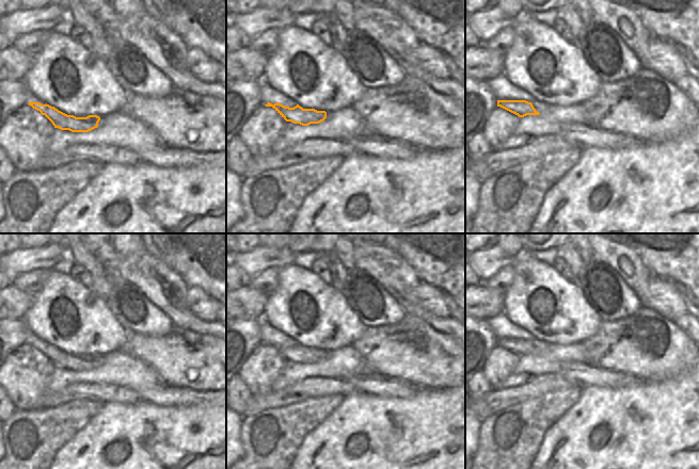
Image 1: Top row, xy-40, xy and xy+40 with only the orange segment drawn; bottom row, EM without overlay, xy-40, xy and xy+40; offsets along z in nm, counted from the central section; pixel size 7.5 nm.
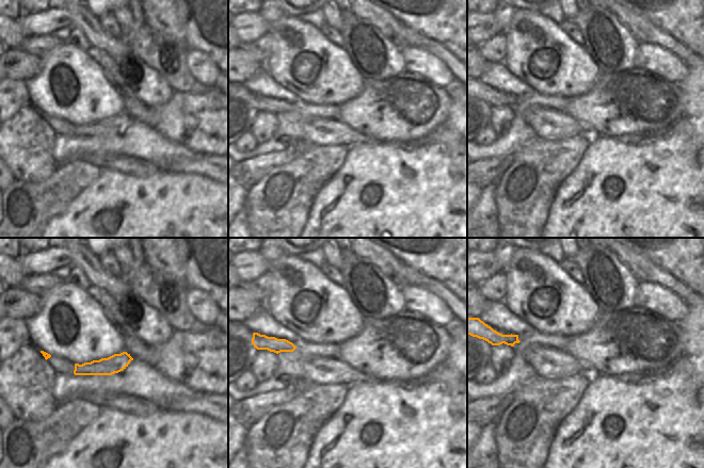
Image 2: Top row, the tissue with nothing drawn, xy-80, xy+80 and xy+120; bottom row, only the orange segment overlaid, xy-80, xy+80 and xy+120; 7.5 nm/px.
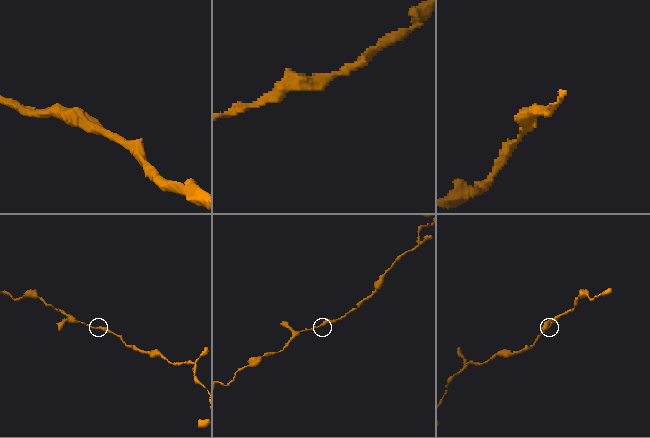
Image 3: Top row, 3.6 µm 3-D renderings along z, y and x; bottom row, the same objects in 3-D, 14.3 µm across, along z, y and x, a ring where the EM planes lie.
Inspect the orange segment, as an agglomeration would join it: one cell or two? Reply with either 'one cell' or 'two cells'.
one cell

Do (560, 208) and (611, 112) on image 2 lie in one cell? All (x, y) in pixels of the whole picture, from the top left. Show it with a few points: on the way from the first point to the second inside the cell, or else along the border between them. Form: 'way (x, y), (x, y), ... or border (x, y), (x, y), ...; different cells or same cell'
border (624, 135), (617, 138), (593, 136); different cells

